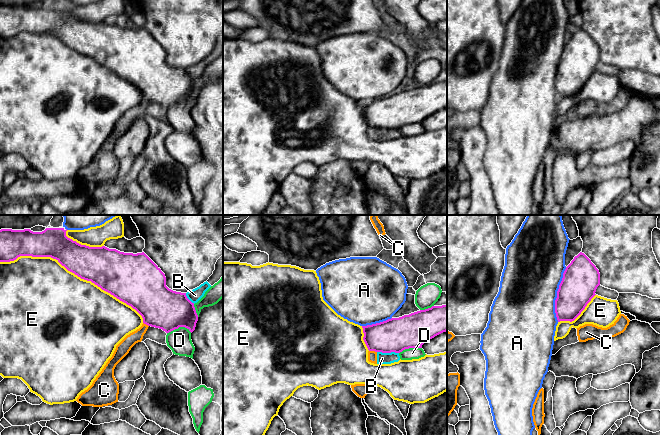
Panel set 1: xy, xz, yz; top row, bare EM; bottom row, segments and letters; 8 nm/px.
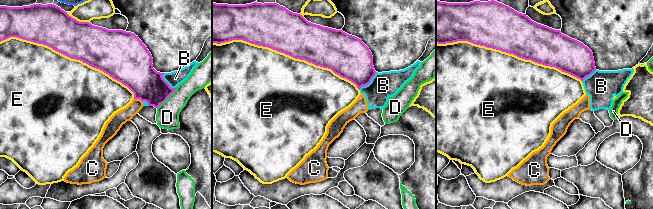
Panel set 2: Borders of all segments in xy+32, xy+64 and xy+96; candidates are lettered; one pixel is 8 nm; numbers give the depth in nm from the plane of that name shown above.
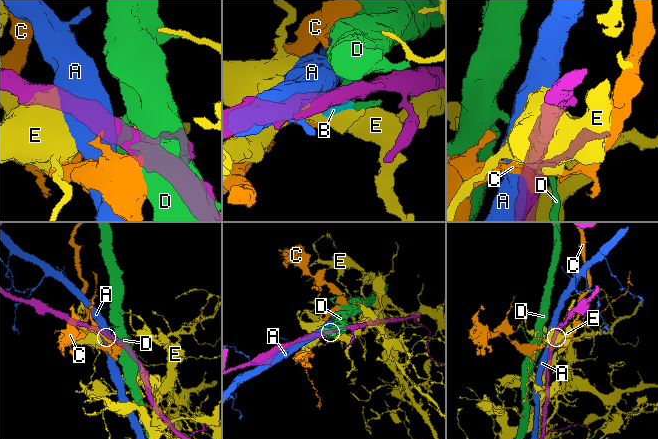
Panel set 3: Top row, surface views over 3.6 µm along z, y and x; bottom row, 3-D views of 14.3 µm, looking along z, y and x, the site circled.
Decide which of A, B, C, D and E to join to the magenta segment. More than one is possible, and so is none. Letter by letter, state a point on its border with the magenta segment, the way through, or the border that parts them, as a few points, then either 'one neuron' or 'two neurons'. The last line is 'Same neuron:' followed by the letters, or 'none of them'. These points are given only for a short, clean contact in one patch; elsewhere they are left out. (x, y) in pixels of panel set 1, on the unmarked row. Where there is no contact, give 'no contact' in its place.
A: meets magenta in yz at (557, 70); two neurons
B: meets magenta in xz at (388, 128); two neurons
C: meets magenta in xz at (373, 126); border along xz (369, 126), (376, 128); two neurons
D: meets magenta in xy at (179, 102); two neurons
E: meets magenta in xy at (74, 49); two neurons
Same neuron: none of them

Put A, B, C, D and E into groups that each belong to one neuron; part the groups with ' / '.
A / B C / D / E

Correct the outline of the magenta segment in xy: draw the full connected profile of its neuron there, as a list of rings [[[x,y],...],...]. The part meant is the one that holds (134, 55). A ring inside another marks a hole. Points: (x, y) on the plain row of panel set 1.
[[[46,4],[42,8],[33,8],[30,5],[0,6],[0,38],[10,38],[20,32],[51,33],[56,35],[68,47],[81,55],[91,57],[102,66],[110,69],[120,77],[135,85],[143,94],[143,99],[162,105],[169,109],[179,103],[187,104],[191,109],[195,106],[198,97],[194,79],[186,72],[186,69],[176,68],[166,62],[166,53],[161,45],[144,29],[124,29],[116,25],[102,23],[89,23],[81,21],[66,12],[64,4]]]

